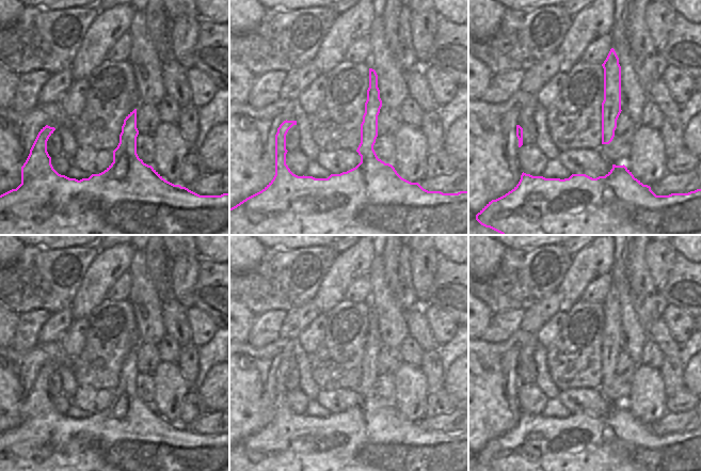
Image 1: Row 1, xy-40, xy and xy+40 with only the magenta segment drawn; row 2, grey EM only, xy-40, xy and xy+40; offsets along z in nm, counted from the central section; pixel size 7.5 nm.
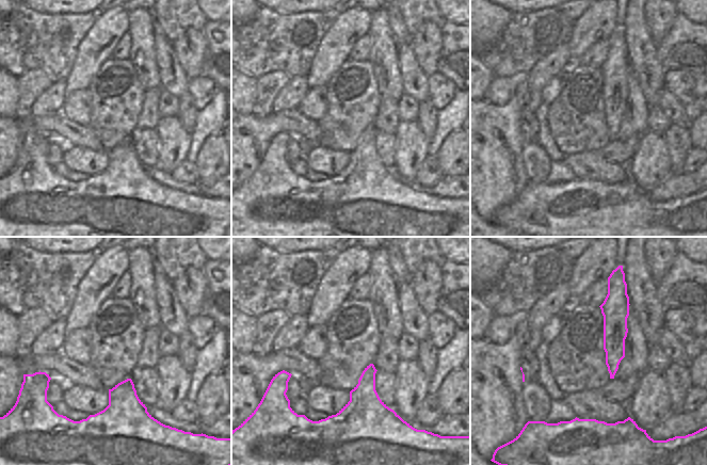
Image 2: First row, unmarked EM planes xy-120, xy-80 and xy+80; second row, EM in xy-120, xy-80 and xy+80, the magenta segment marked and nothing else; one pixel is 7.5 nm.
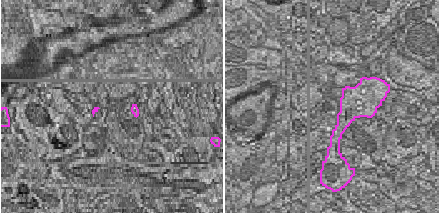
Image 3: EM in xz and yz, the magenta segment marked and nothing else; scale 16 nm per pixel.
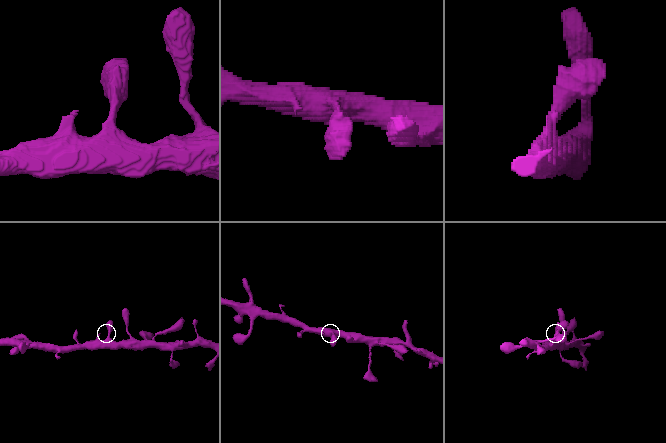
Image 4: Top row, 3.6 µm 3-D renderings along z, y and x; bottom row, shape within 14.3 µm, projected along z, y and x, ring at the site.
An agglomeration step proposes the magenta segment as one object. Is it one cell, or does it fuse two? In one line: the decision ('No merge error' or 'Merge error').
No merge error

